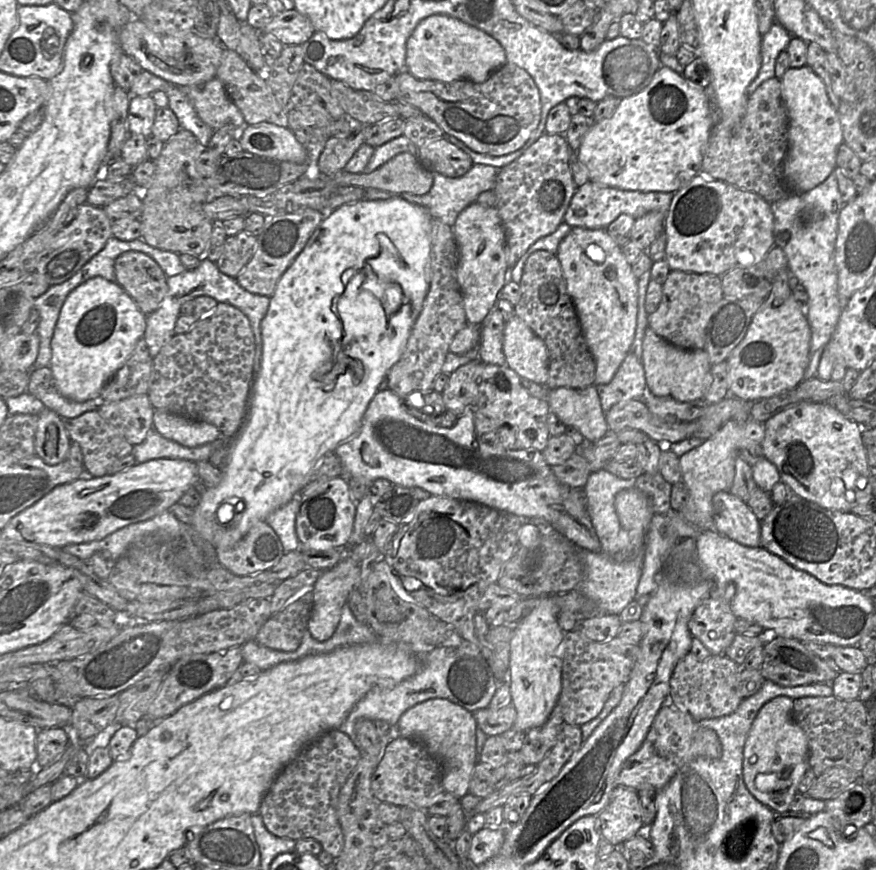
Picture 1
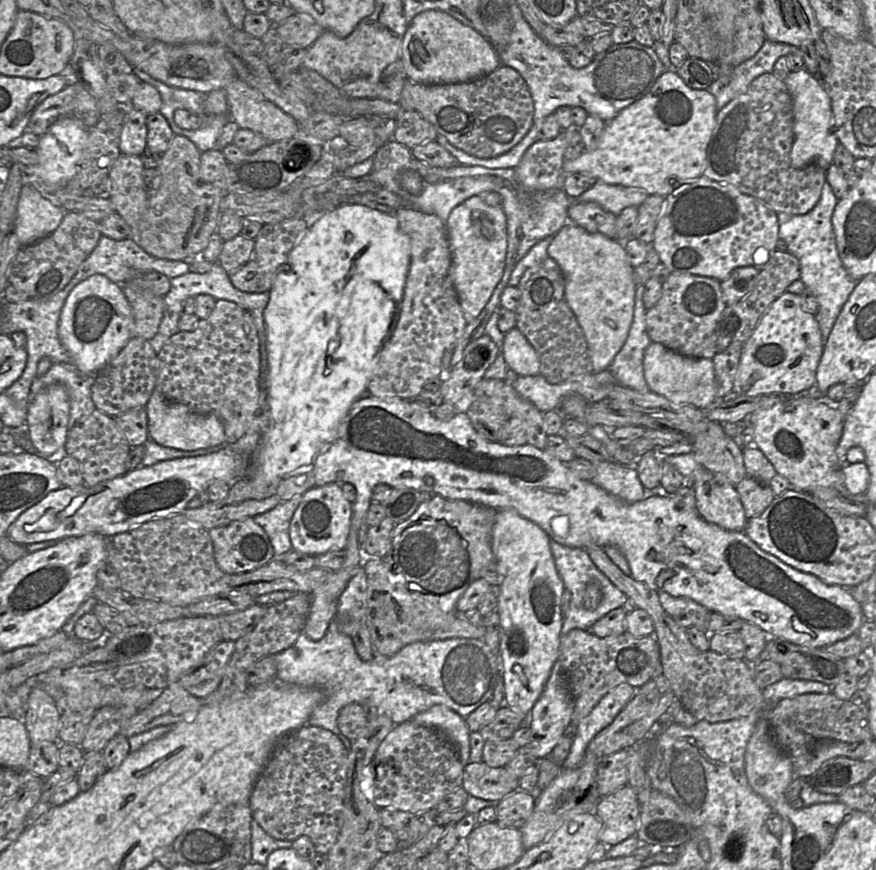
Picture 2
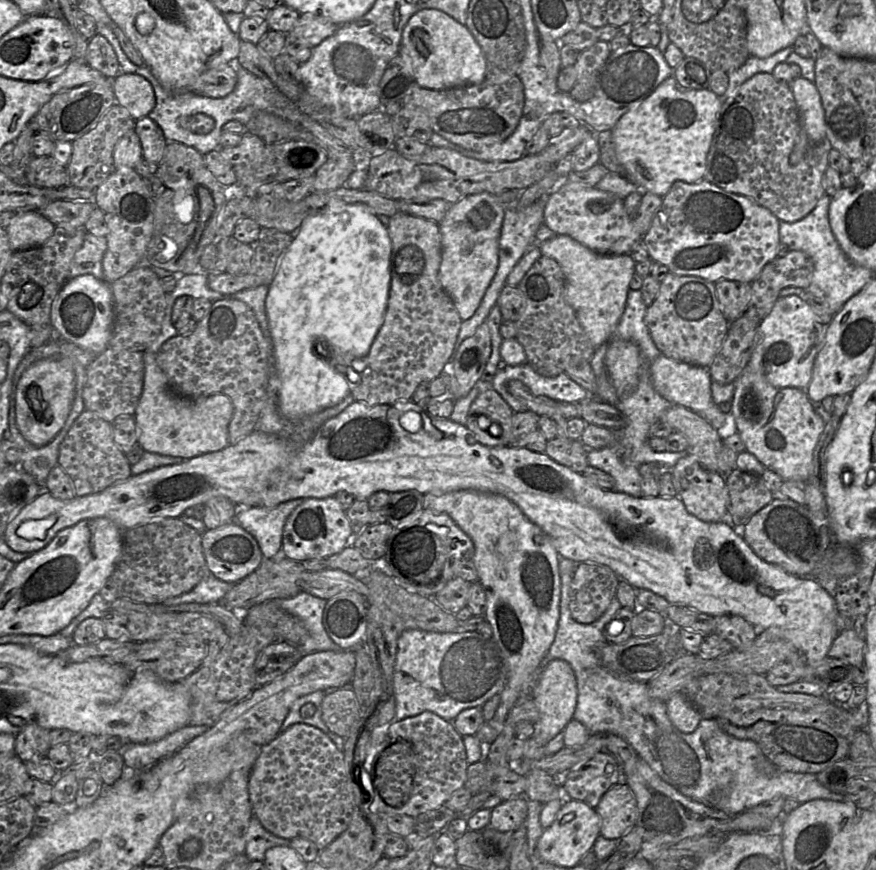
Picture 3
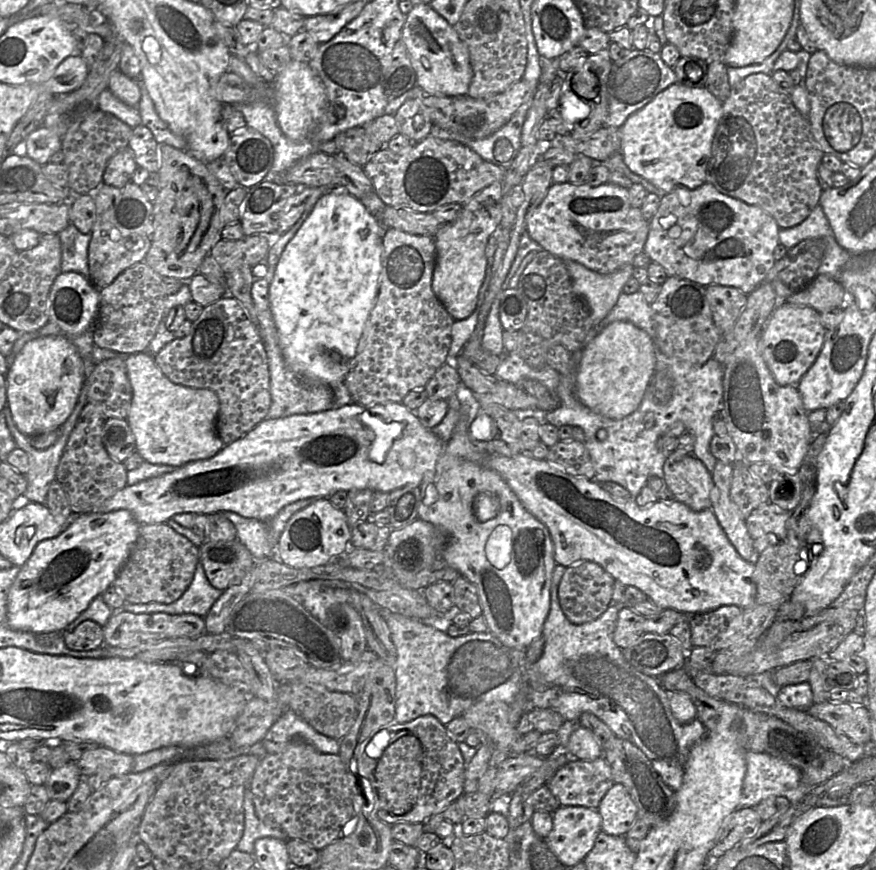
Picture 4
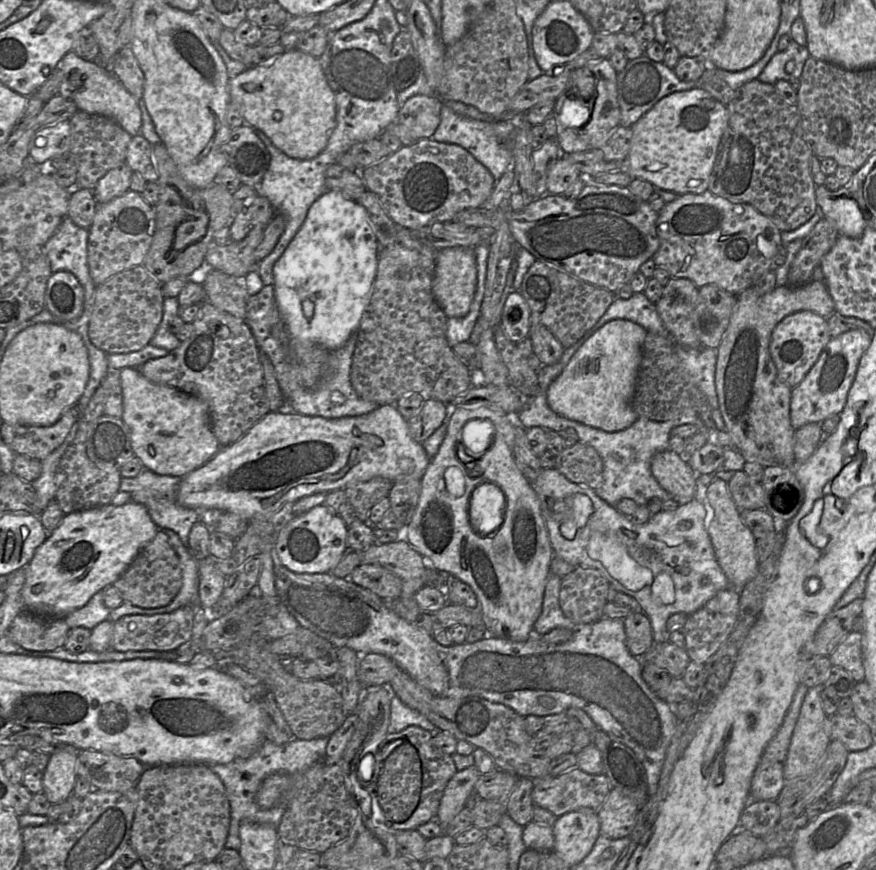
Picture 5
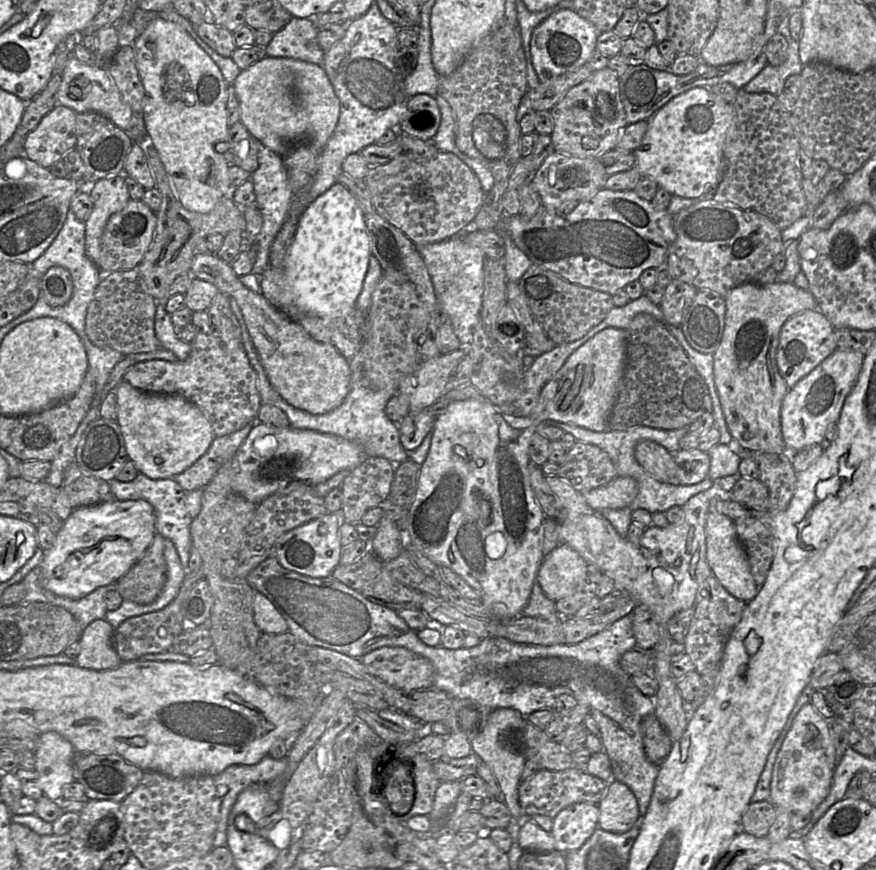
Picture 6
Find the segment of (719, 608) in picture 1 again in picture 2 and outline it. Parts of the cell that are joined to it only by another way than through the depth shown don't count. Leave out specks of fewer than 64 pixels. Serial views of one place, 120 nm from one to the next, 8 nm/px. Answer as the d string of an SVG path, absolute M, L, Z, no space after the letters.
M657 592L664 610L682 627L695 627L707 632L711 612L697 602L683 597L673 597L666 592Z

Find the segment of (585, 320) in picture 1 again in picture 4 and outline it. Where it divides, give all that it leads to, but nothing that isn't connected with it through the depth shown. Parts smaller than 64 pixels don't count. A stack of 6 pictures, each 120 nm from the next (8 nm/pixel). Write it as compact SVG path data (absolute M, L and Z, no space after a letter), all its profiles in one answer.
M572 260L563 262L572 279L574 291L588 306L594 325L616 305L634 269L632 264L628 264L613 273L600 274Z

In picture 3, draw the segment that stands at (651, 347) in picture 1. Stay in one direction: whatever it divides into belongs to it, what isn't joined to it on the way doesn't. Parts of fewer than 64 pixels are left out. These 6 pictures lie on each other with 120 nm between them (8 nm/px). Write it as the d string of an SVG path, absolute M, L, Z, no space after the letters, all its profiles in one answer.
M659 355L650 366L654 389L671 404L682 405L707 420L713 428L720 429L726 422L726 414L713 401L711 395L712 378L707 368L690 365Z

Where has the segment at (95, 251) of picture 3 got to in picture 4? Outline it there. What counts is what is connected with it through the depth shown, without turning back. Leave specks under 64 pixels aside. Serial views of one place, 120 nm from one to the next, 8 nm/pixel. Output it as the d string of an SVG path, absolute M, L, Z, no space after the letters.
M70 223L58 233L61 243L61 271L78 272L90 279L88 266L88 247L92 234L83 234Z

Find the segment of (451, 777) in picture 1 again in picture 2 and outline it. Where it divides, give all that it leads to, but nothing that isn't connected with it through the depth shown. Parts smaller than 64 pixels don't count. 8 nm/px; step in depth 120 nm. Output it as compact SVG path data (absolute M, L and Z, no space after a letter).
M434 705L416 714L411 721L419 726L435 728L443 732L455 745L459 759L465 767L470 757L470 730L465 718L444 705Z

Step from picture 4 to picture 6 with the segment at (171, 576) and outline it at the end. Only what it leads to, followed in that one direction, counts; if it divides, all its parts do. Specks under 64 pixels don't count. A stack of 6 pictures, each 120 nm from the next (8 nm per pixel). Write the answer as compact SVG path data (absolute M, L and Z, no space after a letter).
M156 533L141 559L116 582L116 590L125 600L150 604L162 592L166 579L164 537Z

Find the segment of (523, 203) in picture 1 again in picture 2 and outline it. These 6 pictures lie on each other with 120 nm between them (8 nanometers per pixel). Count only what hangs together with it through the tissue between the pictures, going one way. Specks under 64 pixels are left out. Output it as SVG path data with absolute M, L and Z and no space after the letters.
M565 131L554 139L534 142L514 168L520 185L529 193L563 189L564 152L568 141Z

